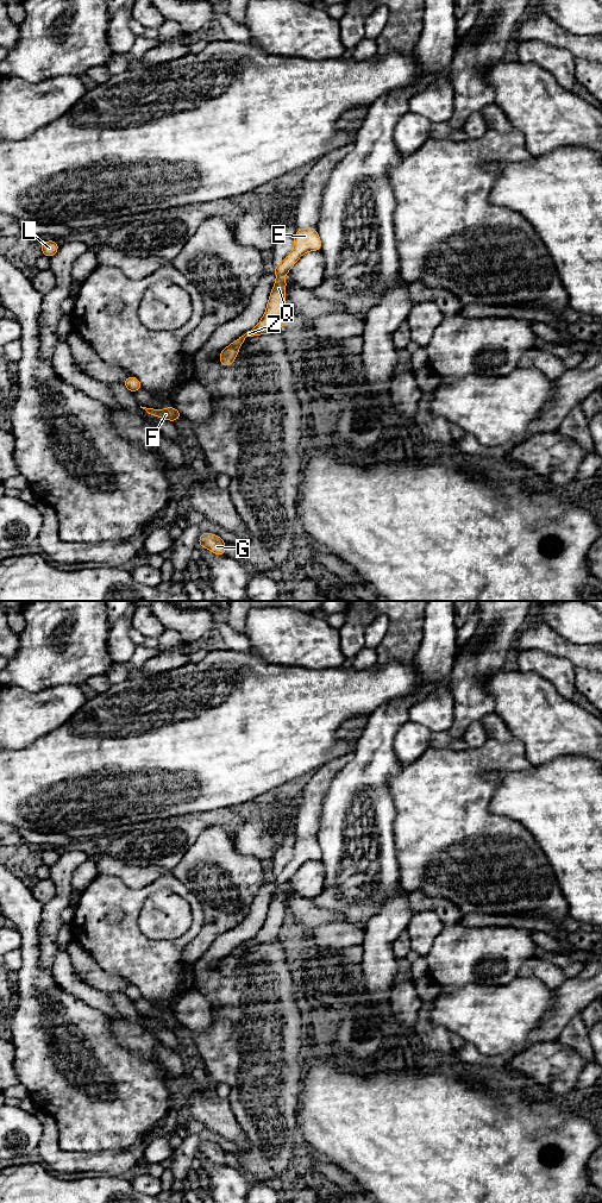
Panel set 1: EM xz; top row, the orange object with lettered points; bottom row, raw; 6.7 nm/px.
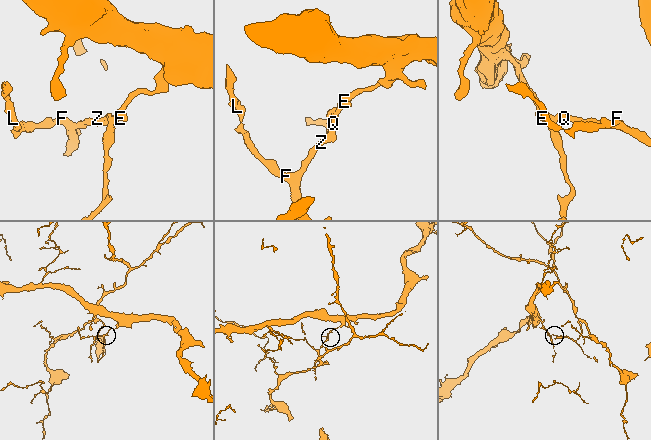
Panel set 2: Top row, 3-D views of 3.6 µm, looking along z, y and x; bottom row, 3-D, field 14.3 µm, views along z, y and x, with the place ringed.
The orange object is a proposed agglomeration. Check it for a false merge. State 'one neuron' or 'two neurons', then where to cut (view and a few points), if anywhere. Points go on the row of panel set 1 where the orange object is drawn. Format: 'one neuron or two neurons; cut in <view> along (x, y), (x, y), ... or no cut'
two neurons; cut in xz along (276, 273), (282, 275)

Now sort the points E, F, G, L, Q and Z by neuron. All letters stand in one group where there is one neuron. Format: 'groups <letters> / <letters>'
groups E / F G L Q Z

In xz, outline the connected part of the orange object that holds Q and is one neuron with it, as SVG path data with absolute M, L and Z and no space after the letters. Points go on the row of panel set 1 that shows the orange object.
M276 274L276 281L269 295L264 315L255 328L247 331L244 336L239 337L232 344L221 350L219 358L221 366L230 366L233 364L246 337L274 333L278 328L284 327L287 321L283 315L283 309L286 307L286 288L287 281L284 276Z

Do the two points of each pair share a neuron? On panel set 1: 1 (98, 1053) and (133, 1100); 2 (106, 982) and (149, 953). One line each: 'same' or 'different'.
1: same
2: different

